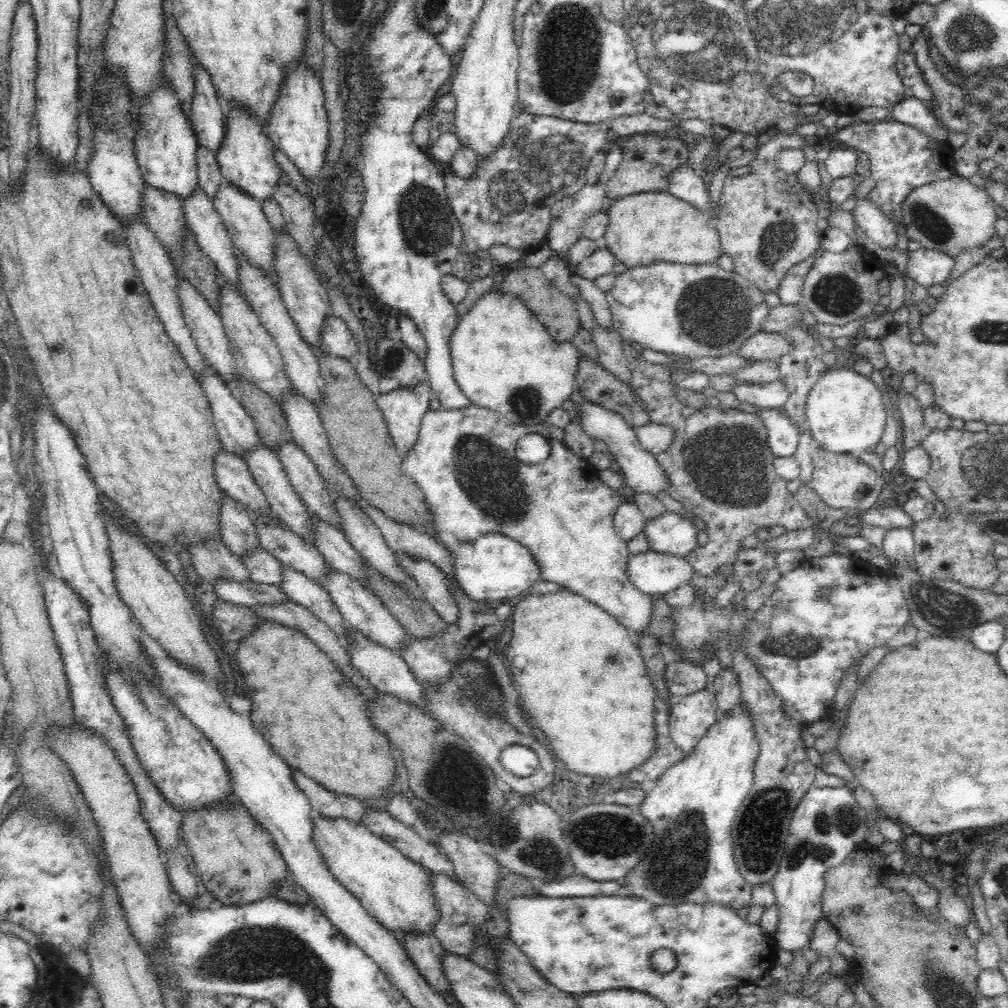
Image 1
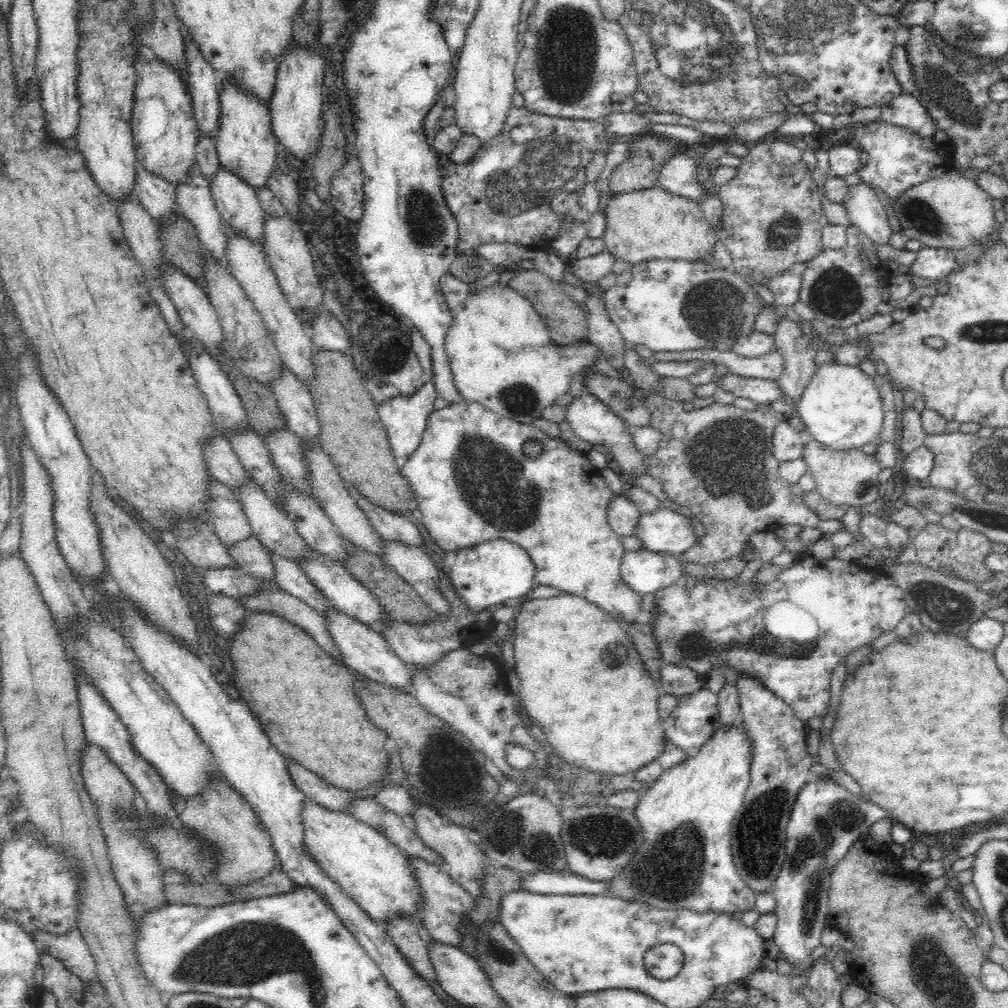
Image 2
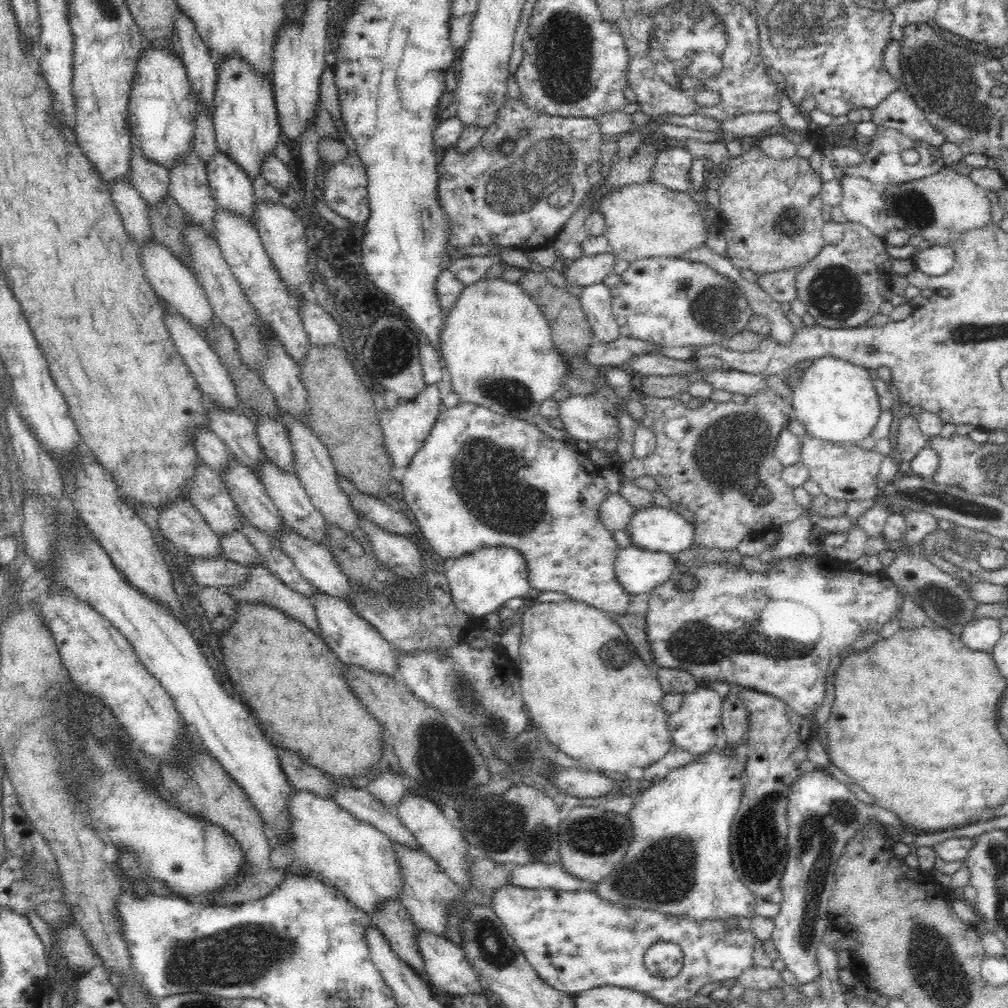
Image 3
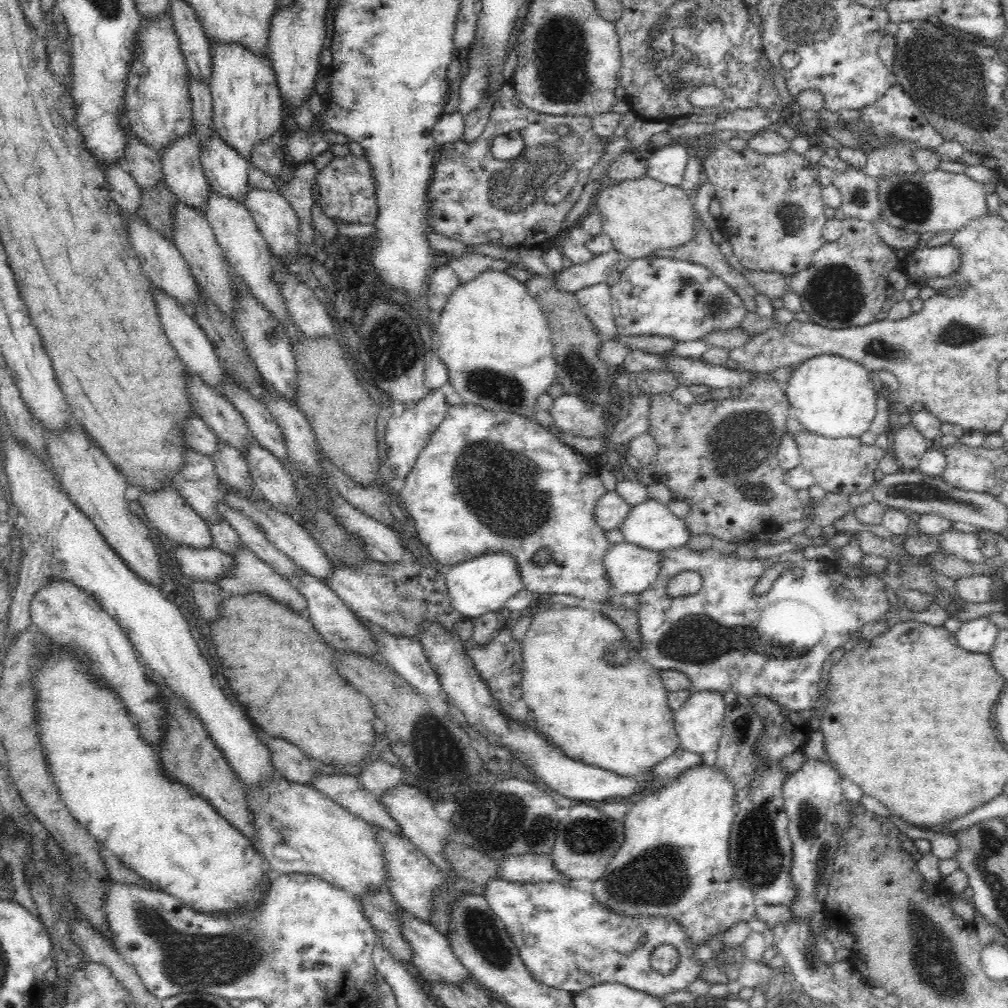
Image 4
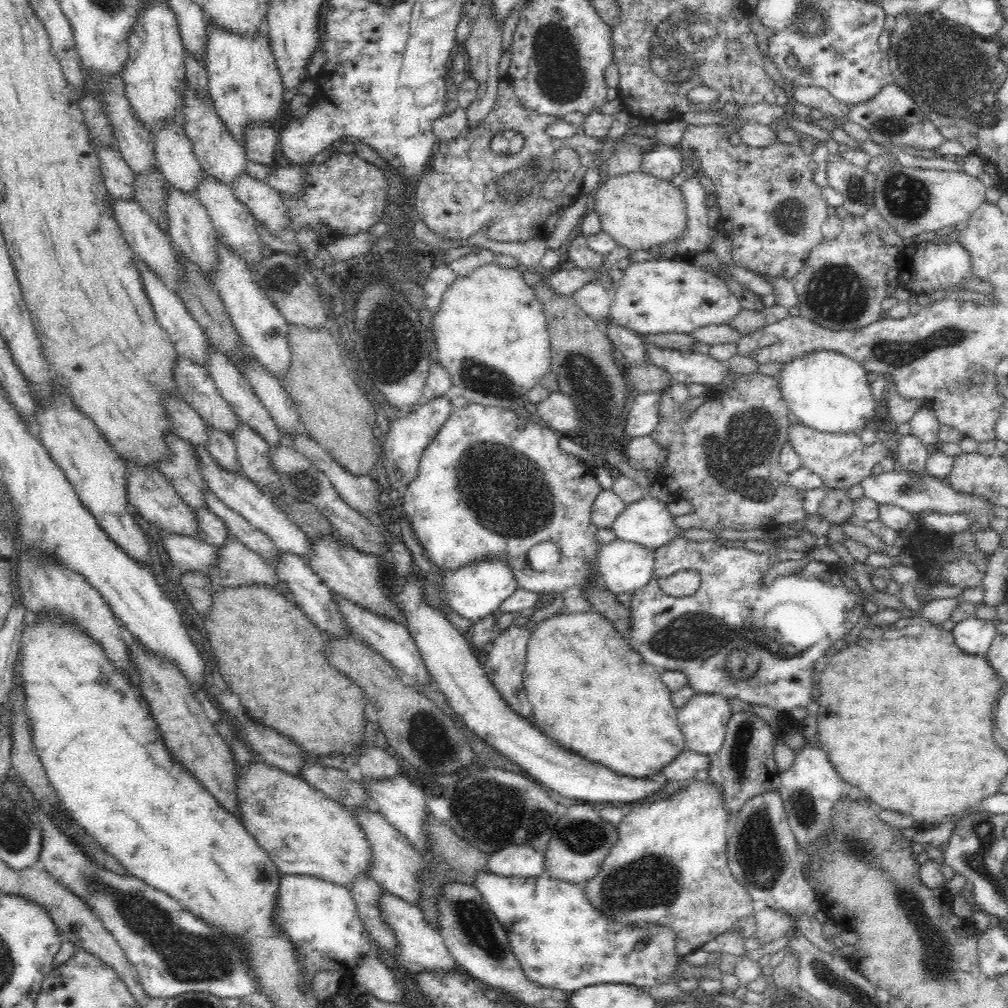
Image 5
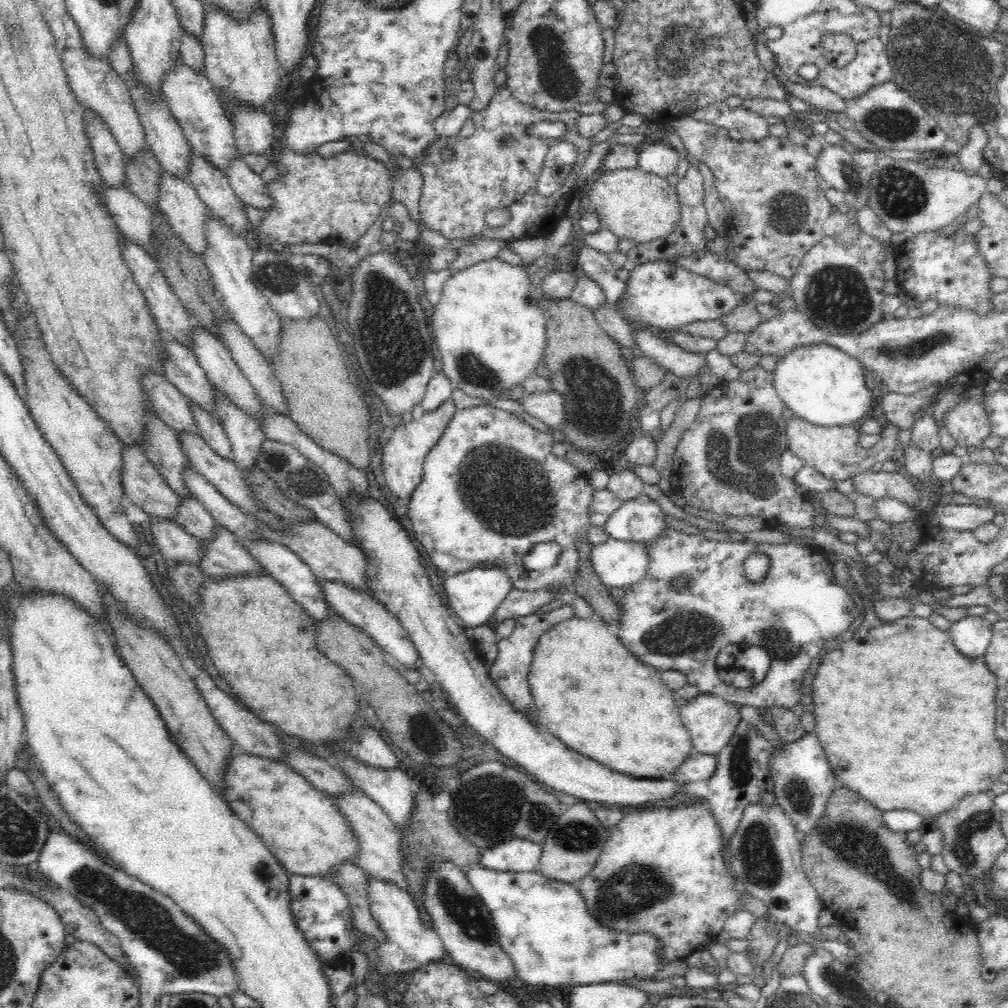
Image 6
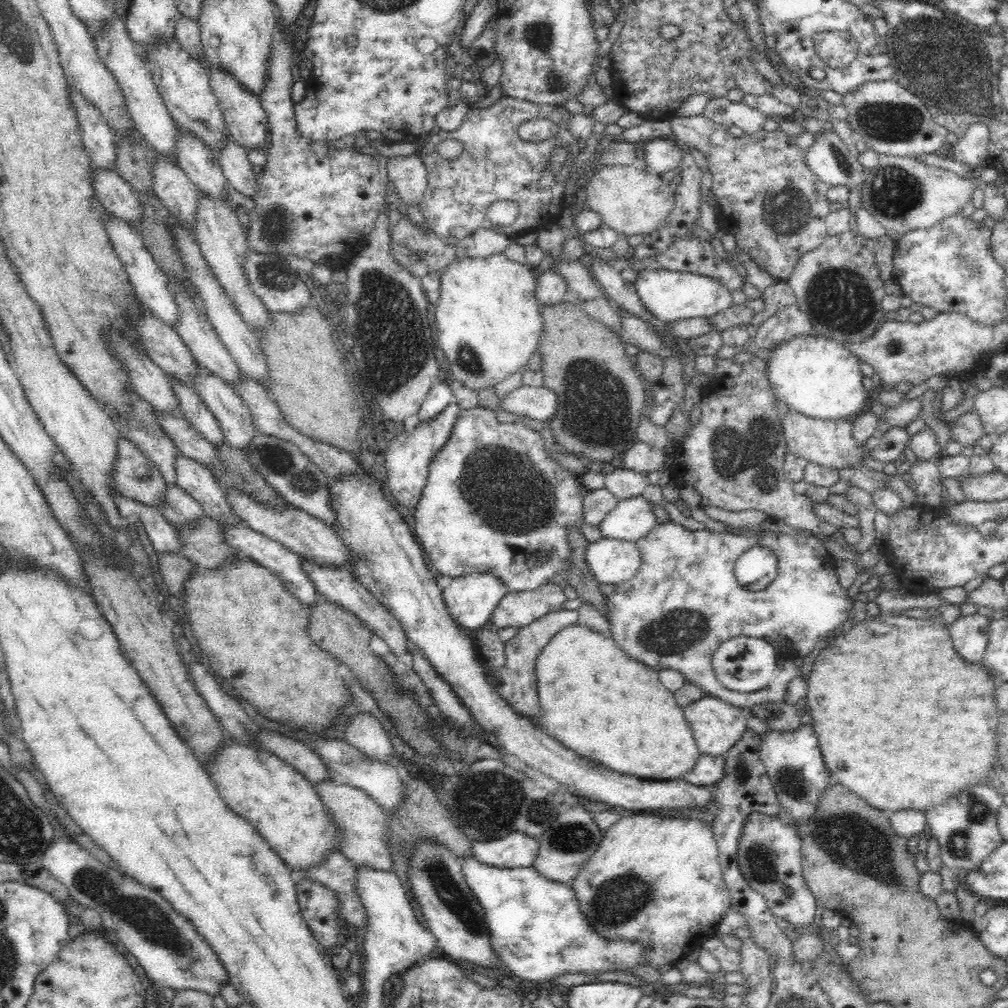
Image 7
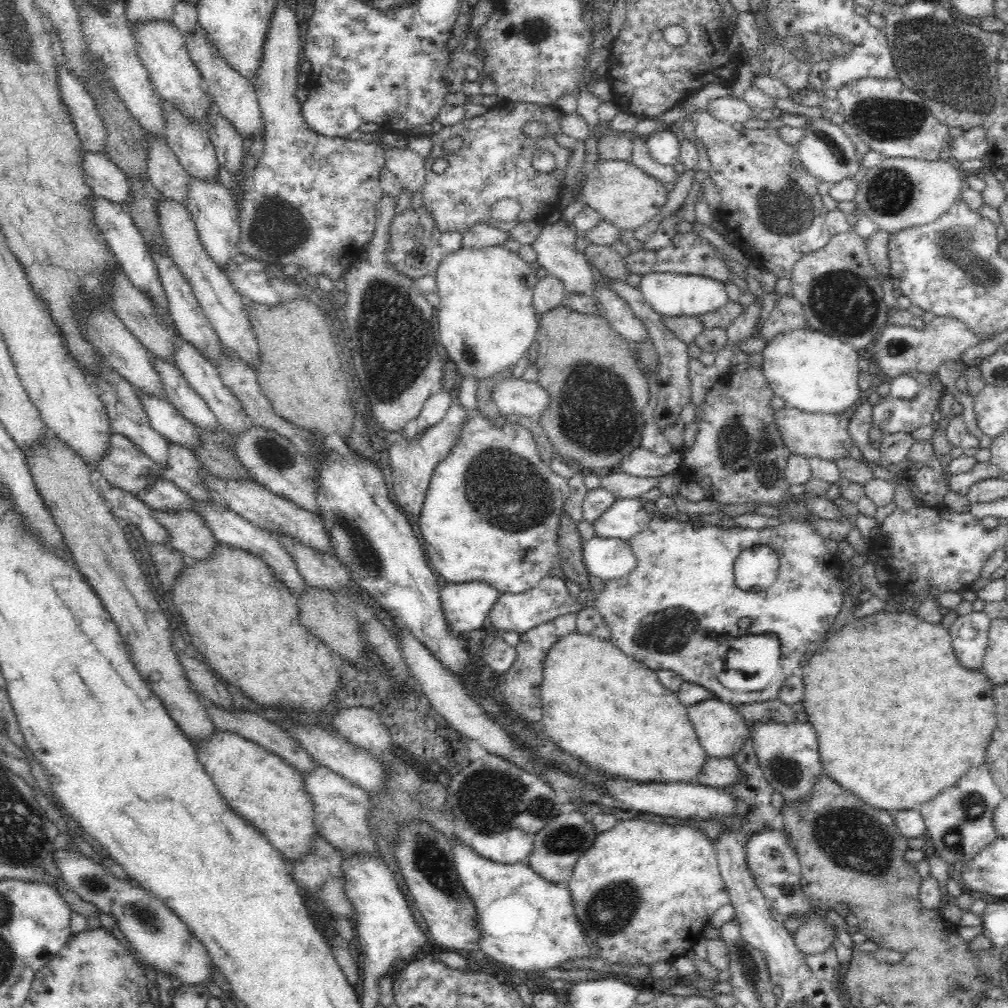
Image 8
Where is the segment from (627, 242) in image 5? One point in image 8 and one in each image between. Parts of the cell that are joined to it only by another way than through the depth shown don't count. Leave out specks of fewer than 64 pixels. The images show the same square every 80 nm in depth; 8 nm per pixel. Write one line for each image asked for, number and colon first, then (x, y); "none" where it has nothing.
6: (635, 205)
7: (633, 201)
8: (620, 193)

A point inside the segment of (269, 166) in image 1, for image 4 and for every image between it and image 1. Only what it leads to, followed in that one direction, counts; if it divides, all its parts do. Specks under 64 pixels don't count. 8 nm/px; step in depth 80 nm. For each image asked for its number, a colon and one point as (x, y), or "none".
2: (246, 146)
3: (247, 131)
4: (247, 106)

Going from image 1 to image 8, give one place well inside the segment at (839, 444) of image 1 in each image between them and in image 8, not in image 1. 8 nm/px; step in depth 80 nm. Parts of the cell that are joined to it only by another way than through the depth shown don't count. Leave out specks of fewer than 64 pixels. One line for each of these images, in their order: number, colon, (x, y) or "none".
2: (841, 407)
3: (837, 401)
4: (833, 397)
5: (827, 391)
6: (820, 384)
7: (818, 377)
8: (816, 373)

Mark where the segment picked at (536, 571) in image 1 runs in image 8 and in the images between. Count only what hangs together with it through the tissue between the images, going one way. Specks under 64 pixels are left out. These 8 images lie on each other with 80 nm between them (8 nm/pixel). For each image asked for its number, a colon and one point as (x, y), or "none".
2: (486, 575)
3: (483, 581)
4: (483, 584)
5: (477, 589)
6: (474, 595)
7: (471, 599)
8: (466, 606)

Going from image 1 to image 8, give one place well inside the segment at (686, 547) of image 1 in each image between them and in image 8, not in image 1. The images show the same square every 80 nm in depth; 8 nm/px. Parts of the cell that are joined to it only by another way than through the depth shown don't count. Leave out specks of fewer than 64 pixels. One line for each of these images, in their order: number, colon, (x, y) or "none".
2: (664, 530)
3: (656, 528)
4: (651, 525)
5: (647, 521)
6: (641, 520)
7: (632, 519)
8: (627, 517)

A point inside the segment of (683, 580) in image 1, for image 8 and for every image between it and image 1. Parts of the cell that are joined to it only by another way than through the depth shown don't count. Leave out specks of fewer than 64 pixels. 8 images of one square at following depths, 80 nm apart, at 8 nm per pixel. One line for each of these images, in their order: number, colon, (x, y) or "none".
2: (645, 572)
3: (640, 571)
4: (631, 569)
5: (625, 567)
6: (619, 564)
7: (612, 561)
8: (608, 559)

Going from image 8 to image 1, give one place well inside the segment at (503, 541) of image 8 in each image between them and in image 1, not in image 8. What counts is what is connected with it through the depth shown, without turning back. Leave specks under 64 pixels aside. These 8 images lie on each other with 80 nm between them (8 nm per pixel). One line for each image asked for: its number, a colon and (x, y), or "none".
1: (464, 461)
2: (472, 482)
3: (480, 479)
4: (487, 481)
5: (488, 470)
6: (462, 525)
7: (494, 494)

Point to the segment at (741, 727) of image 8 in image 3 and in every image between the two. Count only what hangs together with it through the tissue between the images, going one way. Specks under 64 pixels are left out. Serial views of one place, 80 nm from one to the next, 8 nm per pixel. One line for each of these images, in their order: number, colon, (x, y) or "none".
3: (696, 727)
4: (699, 723)
5: (702, 720)
6: (709, 720)
7: (716, 725)

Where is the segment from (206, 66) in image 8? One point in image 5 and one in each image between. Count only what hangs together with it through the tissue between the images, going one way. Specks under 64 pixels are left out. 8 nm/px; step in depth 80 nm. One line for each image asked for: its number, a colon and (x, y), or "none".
5: (260, 142)
6: (254, 131)
7: (247, 121)

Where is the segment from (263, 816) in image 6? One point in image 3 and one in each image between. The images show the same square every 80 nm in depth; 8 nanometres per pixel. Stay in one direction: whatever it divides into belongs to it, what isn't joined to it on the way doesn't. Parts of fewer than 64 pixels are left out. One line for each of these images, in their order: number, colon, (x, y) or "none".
3: (354, 856)
4: (301, 830)
5: (303, 831)

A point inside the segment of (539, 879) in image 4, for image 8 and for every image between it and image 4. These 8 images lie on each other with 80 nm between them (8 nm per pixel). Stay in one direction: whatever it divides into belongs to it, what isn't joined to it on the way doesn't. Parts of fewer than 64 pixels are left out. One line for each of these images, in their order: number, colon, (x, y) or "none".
5: (513, 861)
6: (515, 855)
7: (513, 850)
8: (512, 846)

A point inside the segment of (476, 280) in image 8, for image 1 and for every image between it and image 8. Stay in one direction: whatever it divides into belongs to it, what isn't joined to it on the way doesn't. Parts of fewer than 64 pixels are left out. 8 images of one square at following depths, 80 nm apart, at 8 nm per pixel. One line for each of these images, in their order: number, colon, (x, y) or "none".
1: (504, 360)
2: (501, 354)
3: (496, 344)
4: (495, 341)
5: (491, 334)
6: (488, 325)
7: (488, 323)

